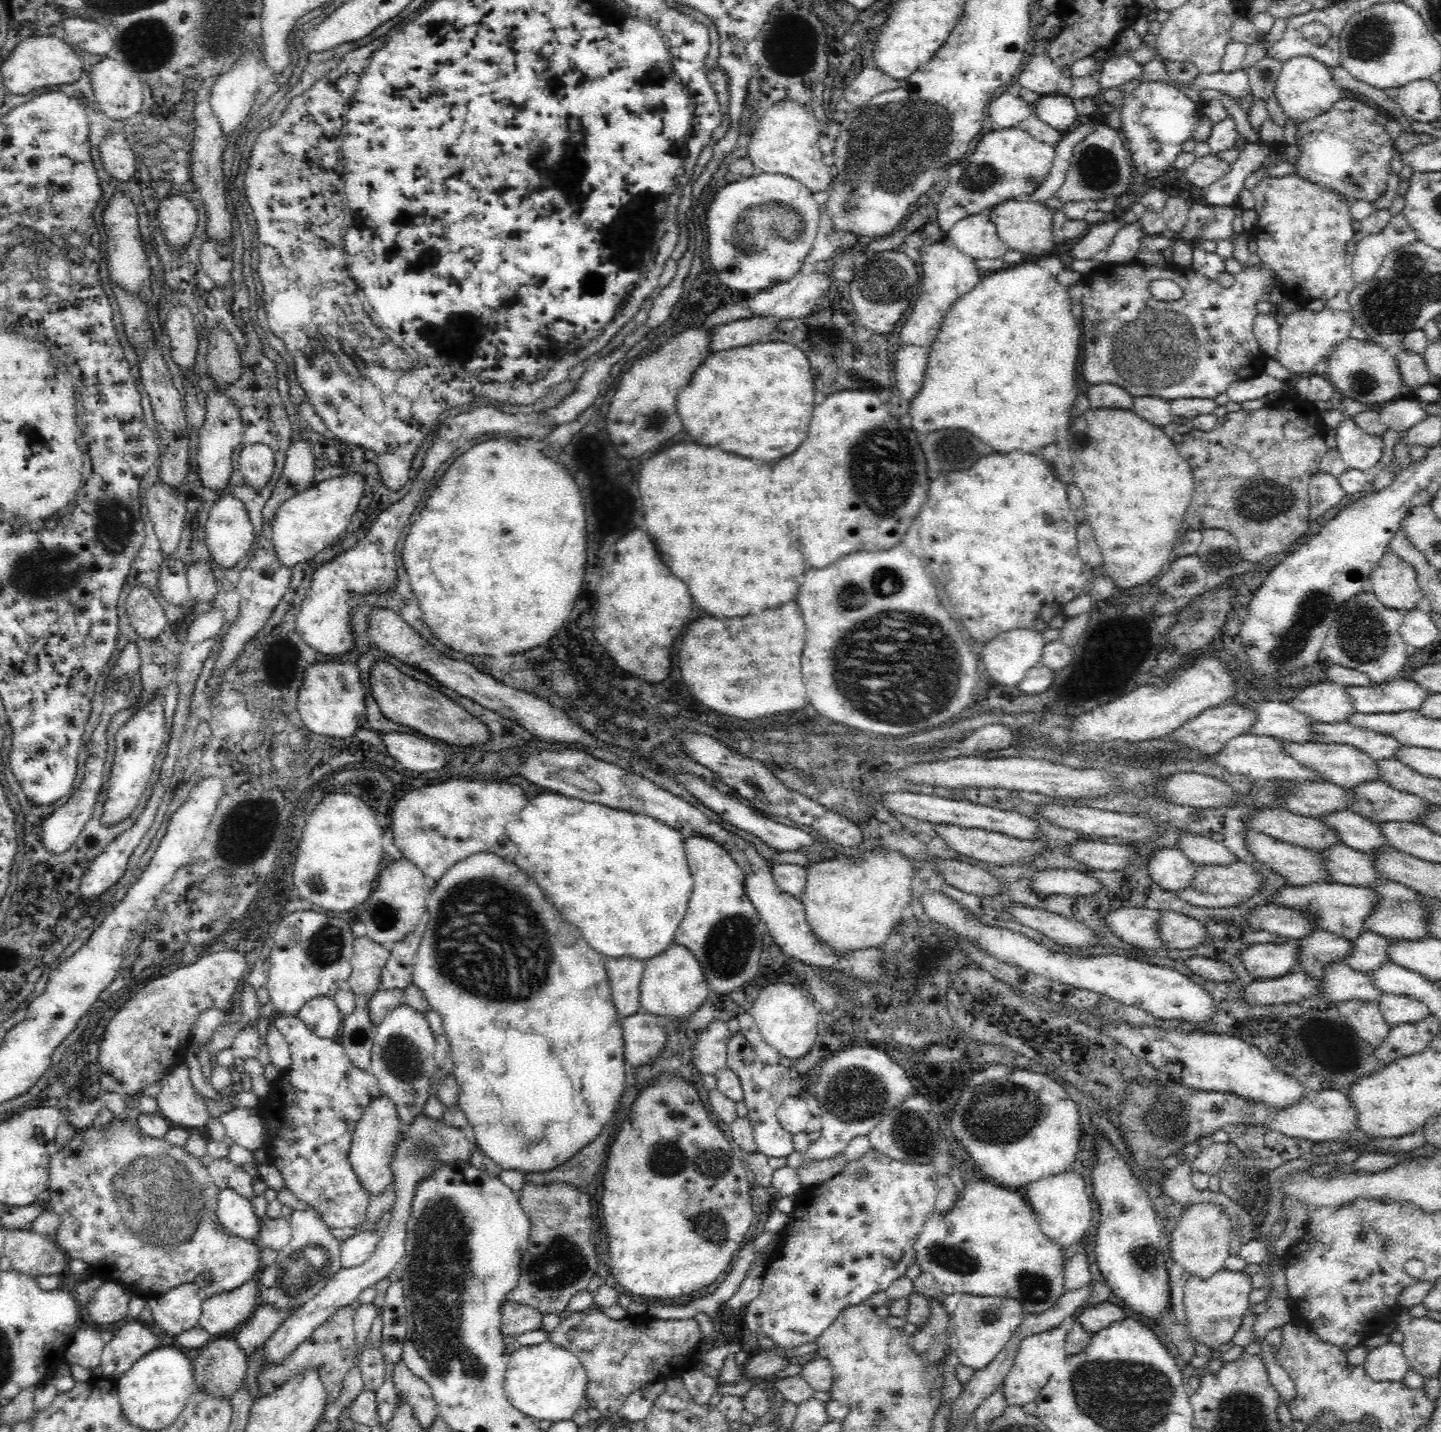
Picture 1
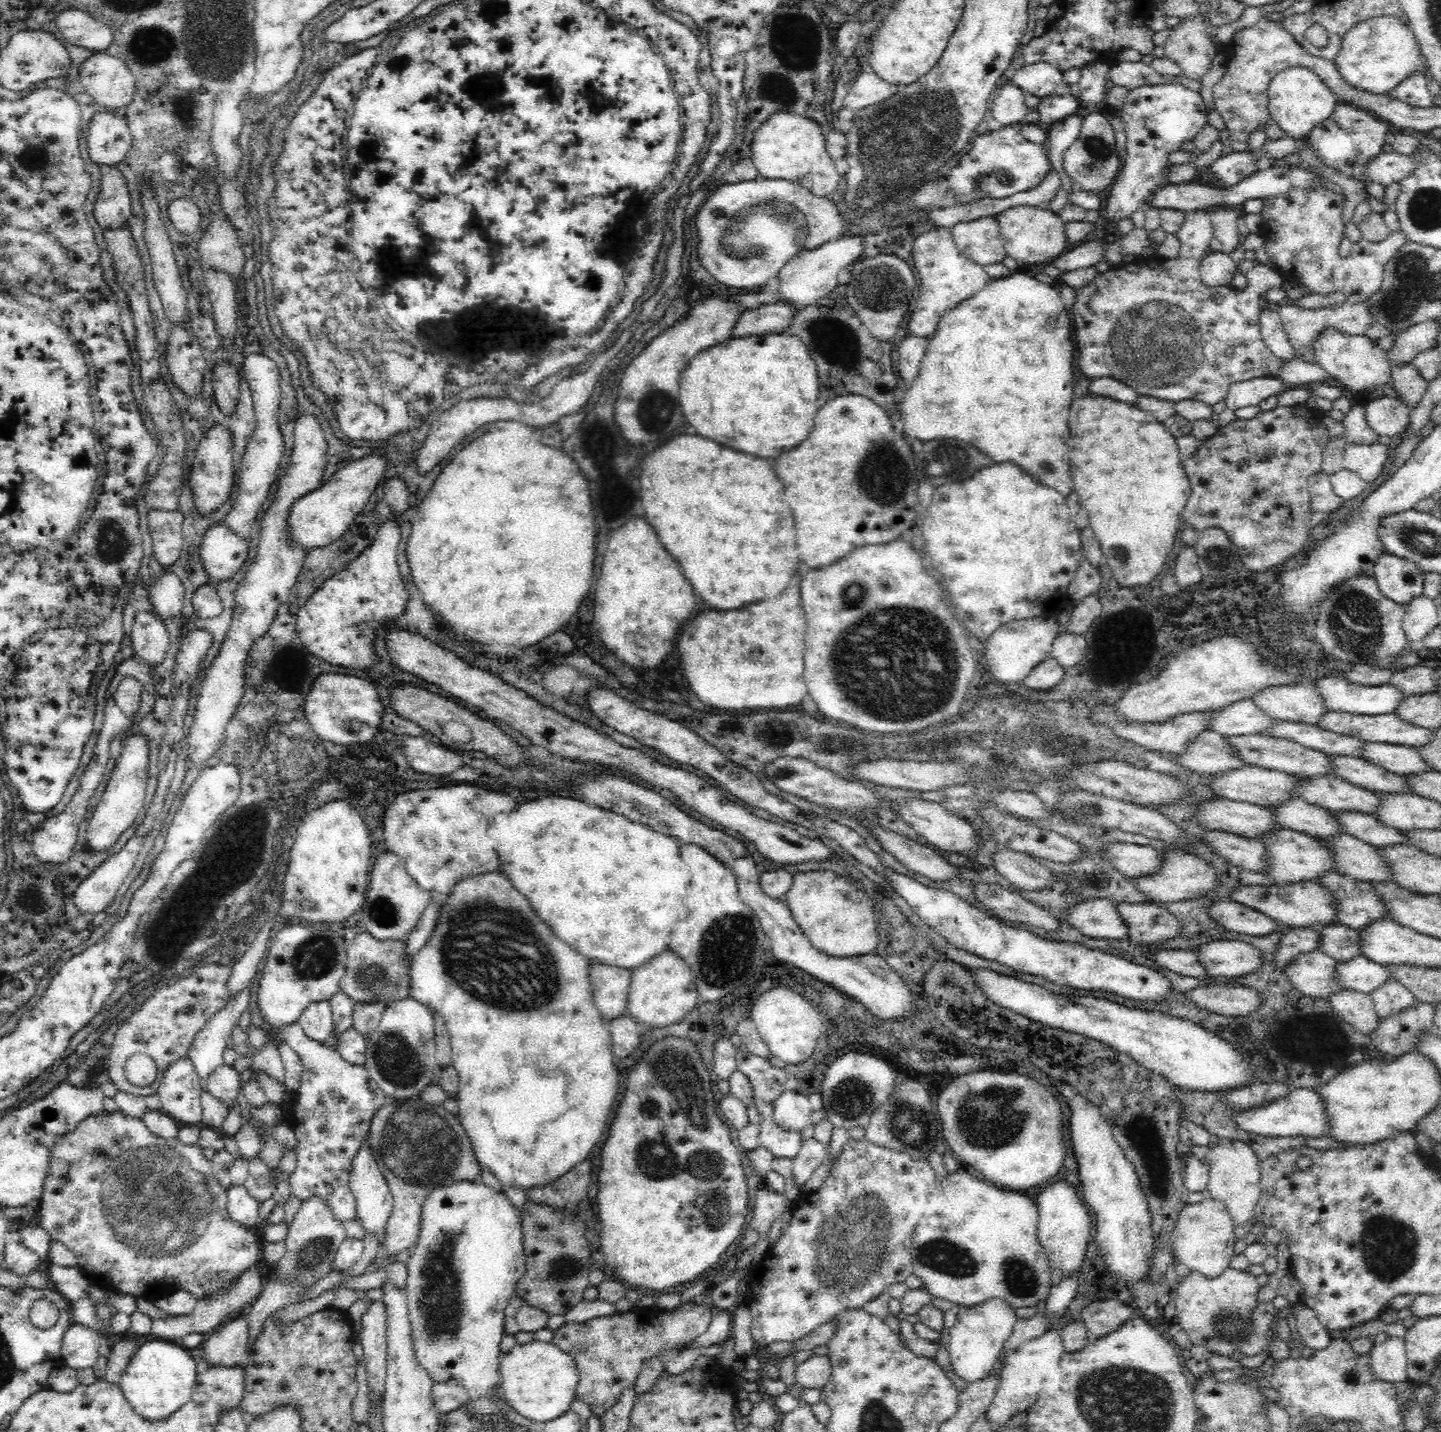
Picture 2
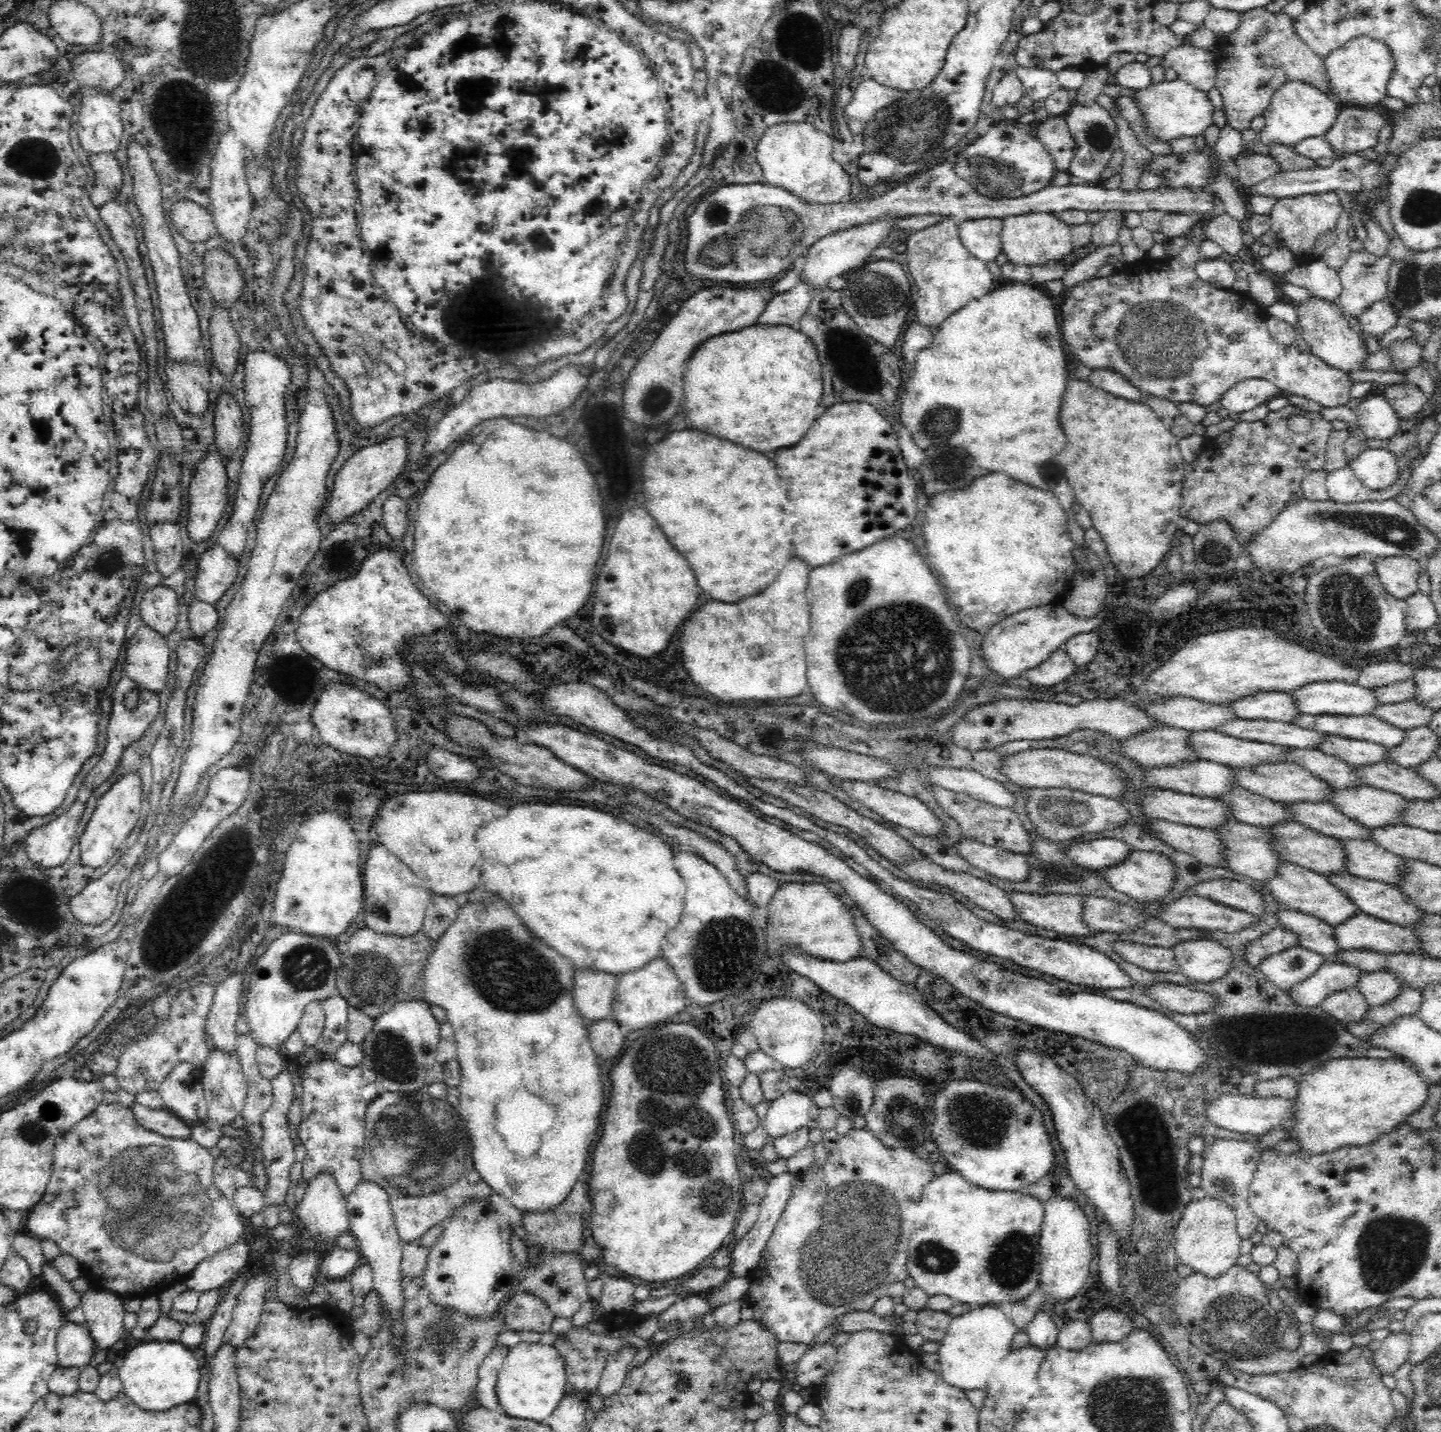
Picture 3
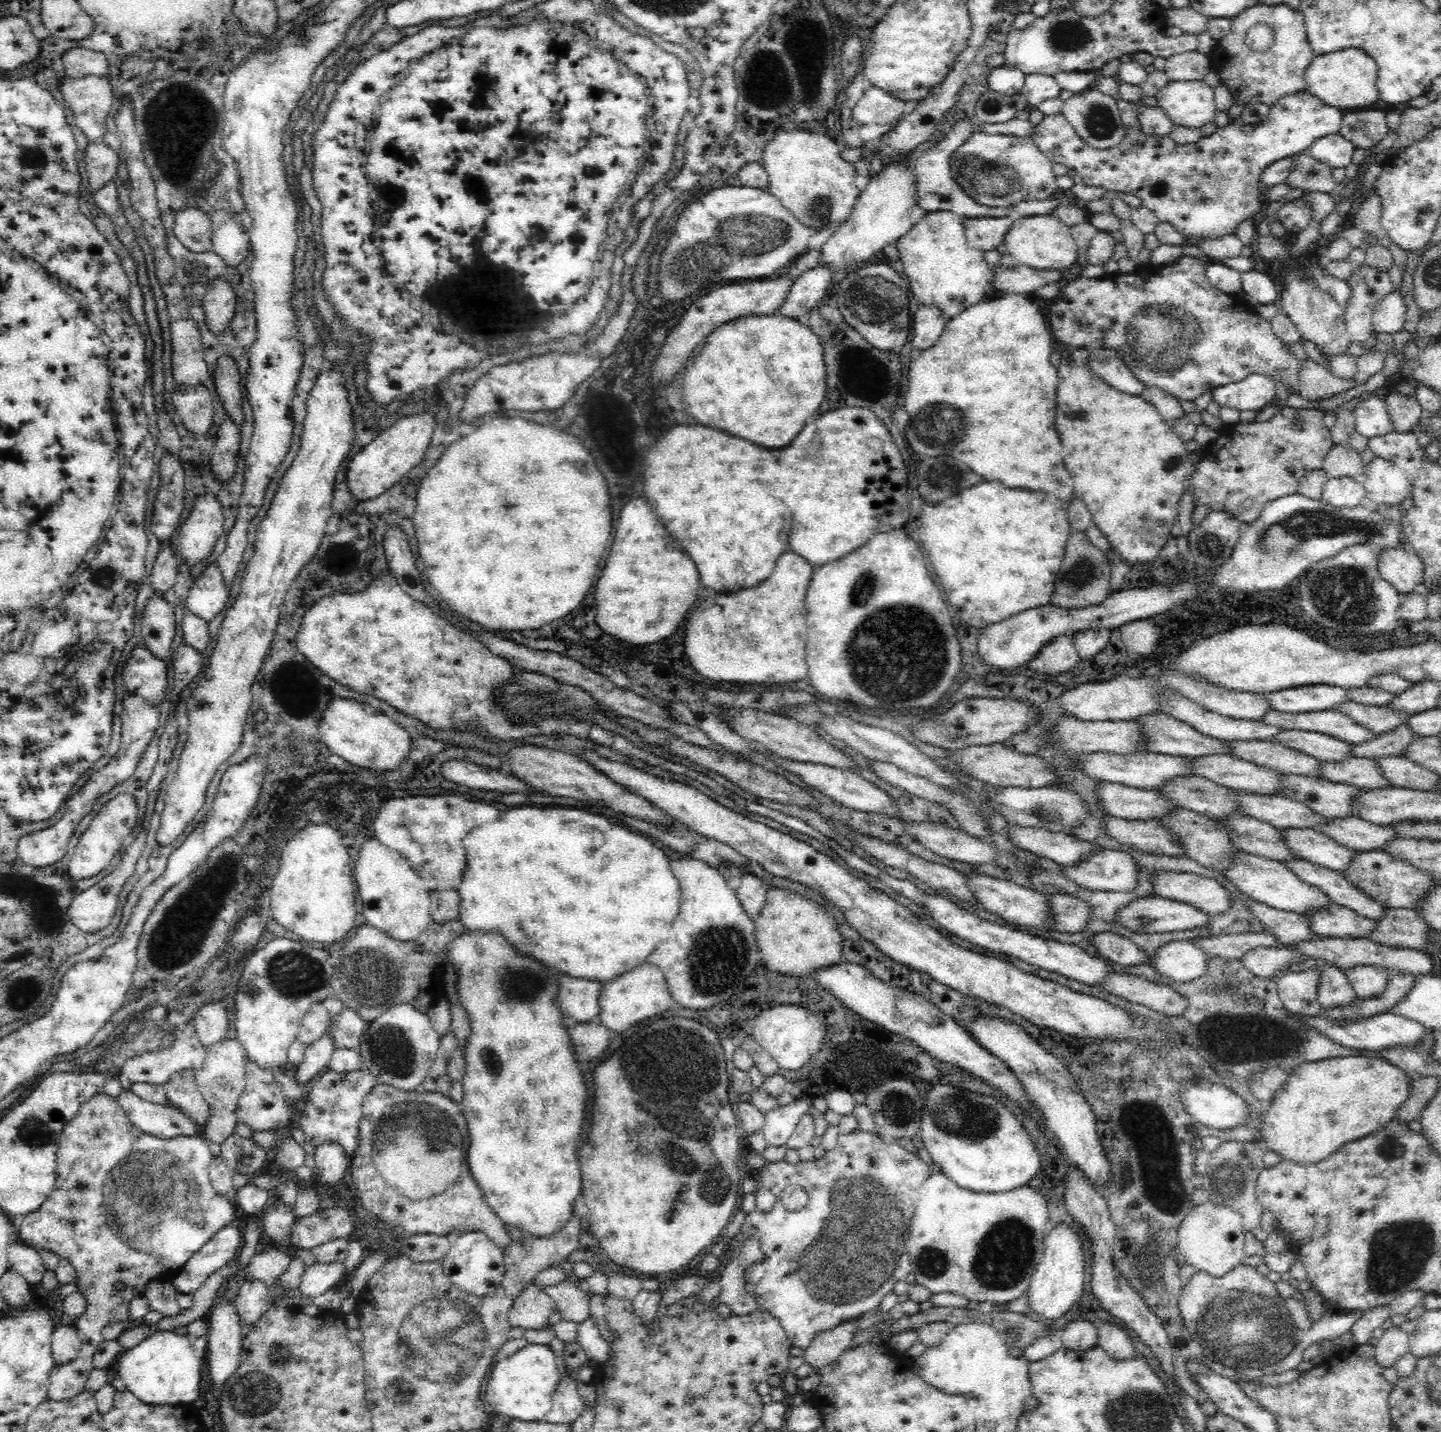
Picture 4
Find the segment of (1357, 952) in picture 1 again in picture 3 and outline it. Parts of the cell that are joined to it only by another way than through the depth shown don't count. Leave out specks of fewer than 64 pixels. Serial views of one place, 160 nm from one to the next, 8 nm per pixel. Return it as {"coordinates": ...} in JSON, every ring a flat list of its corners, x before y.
{"coordinates":[[1276,907,1278,926,1297,936,1297,947,1322,955,1329,959,1339,952,1334,929,1326,922,1300,911,1288,911]]}

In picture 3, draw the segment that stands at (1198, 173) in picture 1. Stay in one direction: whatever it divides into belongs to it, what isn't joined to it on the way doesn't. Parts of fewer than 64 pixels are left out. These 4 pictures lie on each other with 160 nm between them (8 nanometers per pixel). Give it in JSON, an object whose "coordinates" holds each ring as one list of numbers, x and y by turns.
{"coordinates":[[1268,154,1244,155,1235,162,1238,176,1235,178,1240,188,1253,187,1263,180,1278,174,1280,165]]}

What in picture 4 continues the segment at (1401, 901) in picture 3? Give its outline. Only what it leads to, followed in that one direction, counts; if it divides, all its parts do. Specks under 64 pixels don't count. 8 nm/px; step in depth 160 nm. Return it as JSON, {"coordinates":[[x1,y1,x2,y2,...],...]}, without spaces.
{"coordinates":[[1297,859,1280,862,1297,878,1307,882,1308,885,1318,887,1335,904,1345,906,1356,914,1372,920,1384,917,1383,903,1366,897,1358,887,1346,881,1341,872]]}

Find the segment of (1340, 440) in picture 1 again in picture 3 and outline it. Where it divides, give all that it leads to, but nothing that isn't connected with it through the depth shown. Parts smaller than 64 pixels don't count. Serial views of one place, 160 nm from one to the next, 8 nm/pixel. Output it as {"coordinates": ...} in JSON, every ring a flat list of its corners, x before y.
{"coordinates":[[1382,448,1365,449,1348,466,1364,486,1372,490,1386,490,1398,480,1400,474,1397,456]]}

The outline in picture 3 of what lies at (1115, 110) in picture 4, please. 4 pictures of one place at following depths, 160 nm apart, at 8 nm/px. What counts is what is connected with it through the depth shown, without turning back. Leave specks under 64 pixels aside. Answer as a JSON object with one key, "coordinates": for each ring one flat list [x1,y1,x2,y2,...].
{"coordinates":[[1097,101,1090,102,1090,104,1073,102,1064,117,1072,139,1075,144,1078,144,1078,148,1074,150,1074,160,1071,160,1068,173,1084,180,1085,184,1094,184,1094,180,1100,176,1100,172,1108,166,1112,152,1116,148,1120,149,1117,124,1110,115,1110,111]]}

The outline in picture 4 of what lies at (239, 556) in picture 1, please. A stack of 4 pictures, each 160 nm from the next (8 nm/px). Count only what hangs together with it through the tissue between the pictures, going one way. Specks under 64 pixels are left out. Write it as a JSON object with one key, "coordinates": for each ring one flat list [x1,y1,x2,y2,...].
{"coordinates":[[216,563,209,564,190,587,184,606,190,613,209,624,228,602,229,590]]}

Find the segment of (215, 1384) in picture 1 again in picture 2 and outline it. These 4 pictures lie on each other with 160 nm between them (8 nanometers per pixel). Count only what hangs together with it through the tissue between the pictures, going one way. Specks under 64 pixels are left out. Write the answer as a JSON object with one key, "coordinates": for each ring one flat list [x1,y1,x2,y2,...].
{"coordinates":[[248,1311,228,1320,220,1329,210,1333,204,1349,203,1361,209,1367,236,1366,247,1354,250,1317]]}

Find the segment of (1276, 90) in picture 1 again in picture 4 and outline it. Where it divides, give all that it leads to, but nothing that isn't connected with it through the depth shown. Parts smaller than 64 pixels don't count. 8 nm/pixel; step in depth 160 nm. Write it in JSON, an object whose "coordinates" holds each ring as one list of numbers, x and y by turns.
{"coordinates":[[1300,91,1298,93,1284,95,1282,98,1278,99,1276,104,1270,107,1270,114,1268,118,1266,118,1266,120,1262,120,1262,122,1258,124,1254,125,1243,123,1241,125,1236,125,1235,123,1230,122,1228,125,1224,126,1225,128,1218,129,1217,132,1214,132,1214,134,1211,136,1203,137,1194,144,1181,145,1170,139,1168,135,1162,137,1157,135,1152,136,1143,132,1138,115,1141,113,1140,109,1143,106,1146,106,1146,104,1143,104,1140,100,1135,102,1118,100,1117,103,1119,109,1121,110,1121,121,1125,127,1125,136,1122,138,1122,142,1120,142,1120,144,1116,144,1116,146,1110,146,1110,148,1104,150,1091,148,1091,146,1085,144,1085,142,1078,137,1076,130,1074,130,1073,126,1065,119,1065,116,1061,112,1045,116,1041,124,1035,126,1035,132,1032,136,1033,141,1053,163,1058,162,1058,164,1064,164,1066,168,1074,169,1077,172,1081,182,1086,184,1086,186,1096,186,1096,188,1103,188,1105,191,1126,192,1126,194,1133,194,1136,196,1136,198,1139,198,1140,204,1150,210,1150,212,1154,213,1156,218,1158,218,1159,223,1168,222,1168,224,1176,228,1178,233,1184,237,1186,244,1197,244,1202,239,1217,239,1223,237,1224,235,1232,234,1235,232,1236,228,1238,228,1238,224,1241,224,1241,222,1247,220,1251,220,1255,223,1254,216,1262,212,1262,207,1266,207,1268,204,1268,202,1266,202,1266,190,1264,195,1264,192,1262,192,1262,187,1260,188,1261,176,1264,172,1264,169,1267,169,1268,166,1277,160,1286,157,1294,157,1297,154,1307,152,1315,140,1318,140,1323,136,1339,132,1344,120,1344,112,1342,109,1335,106,1328,106,1328,103,1325,103,1322,101,1322,99,1316,97,1316,95,1311,95,1306,91]]}

